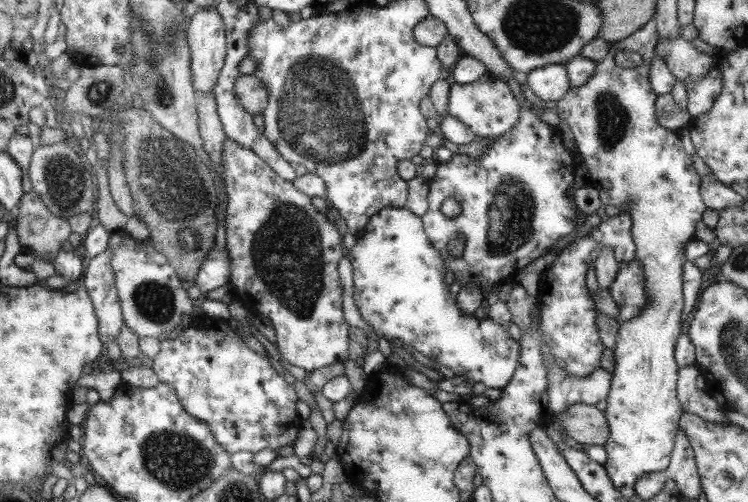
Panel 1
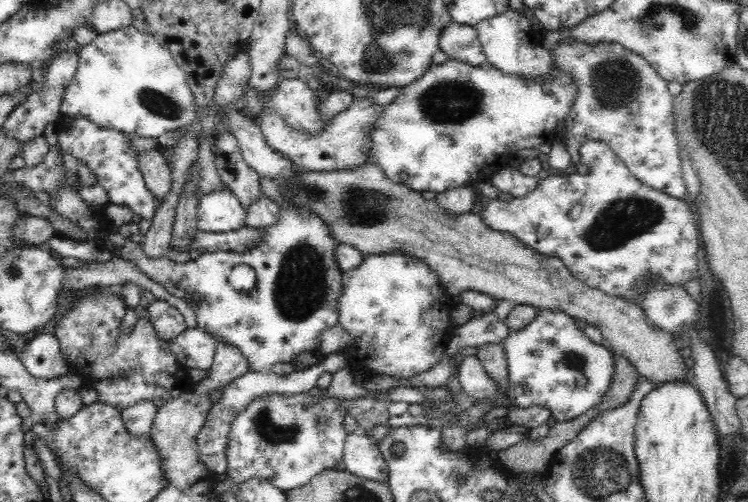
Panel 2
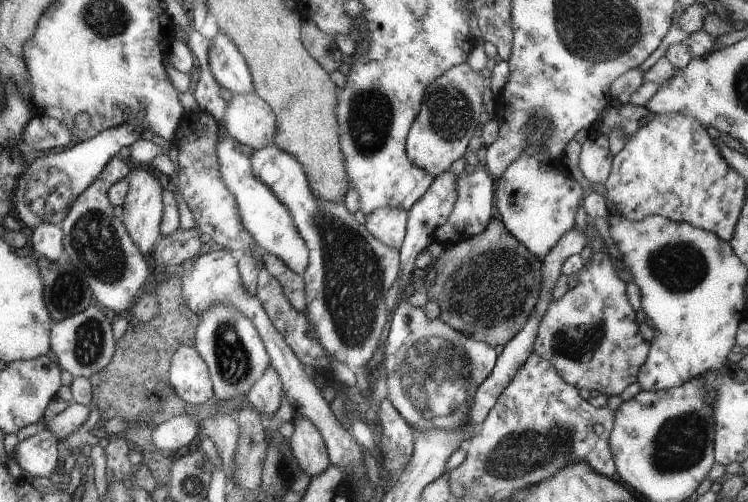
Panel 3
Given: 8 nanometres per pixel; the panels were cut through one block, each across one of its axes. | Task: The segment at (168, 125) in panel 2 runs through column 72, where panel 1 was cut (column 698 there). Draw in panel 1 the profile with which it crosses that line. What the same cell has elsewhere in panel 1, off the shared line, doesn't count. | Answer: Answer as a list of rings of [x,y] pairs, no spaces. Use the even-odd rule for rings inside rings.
[[[718,58],[718,66],[712,68],[706,76],[696,82],[685,82],[686,95],[688,95],[688,115],[692,120],[698,116],[706,115],[714,107],[722,93],[722,73],[719,68],[722,58]]]

